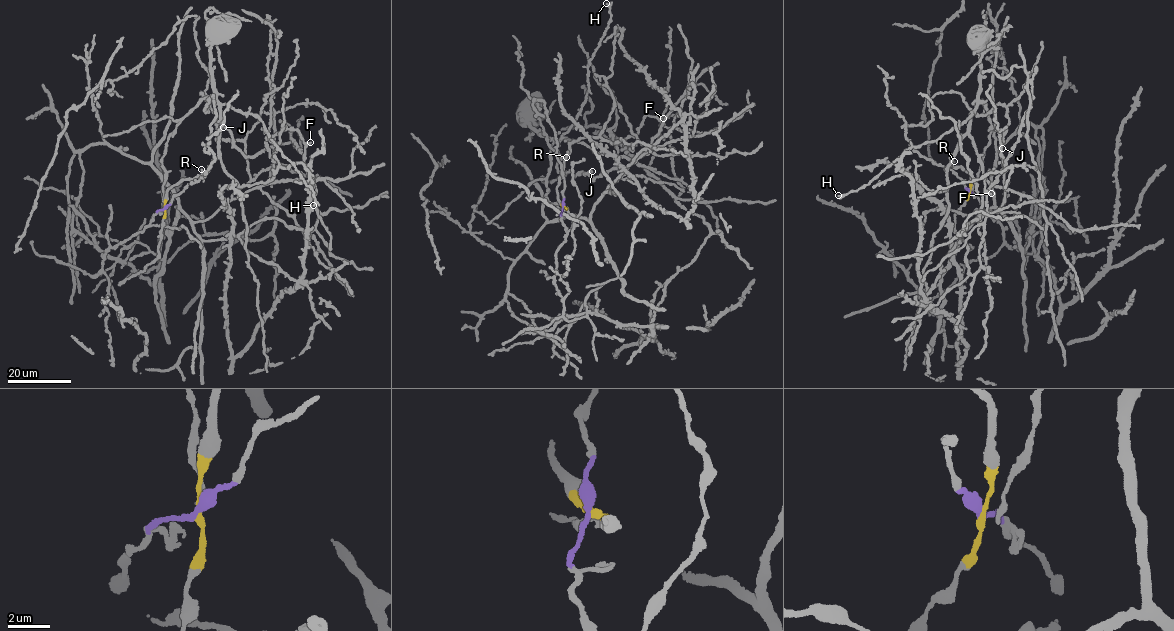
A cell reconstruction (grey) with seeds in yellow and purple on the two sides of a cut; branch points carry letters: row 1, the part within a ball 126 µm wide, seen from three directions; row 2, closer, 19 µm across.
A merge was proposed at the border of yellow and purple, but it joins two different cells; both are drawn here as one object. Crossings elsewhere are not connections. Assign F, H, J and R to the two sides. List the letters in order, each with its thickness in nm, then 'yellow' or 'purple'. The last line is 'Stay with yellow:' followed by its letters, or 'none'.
F: 280 nm thick; purple
H: 160 nm thick; yellow
J: 600 nm thick; purple
R: 150 nm thick; yellow
Stay with yellow: H, R

